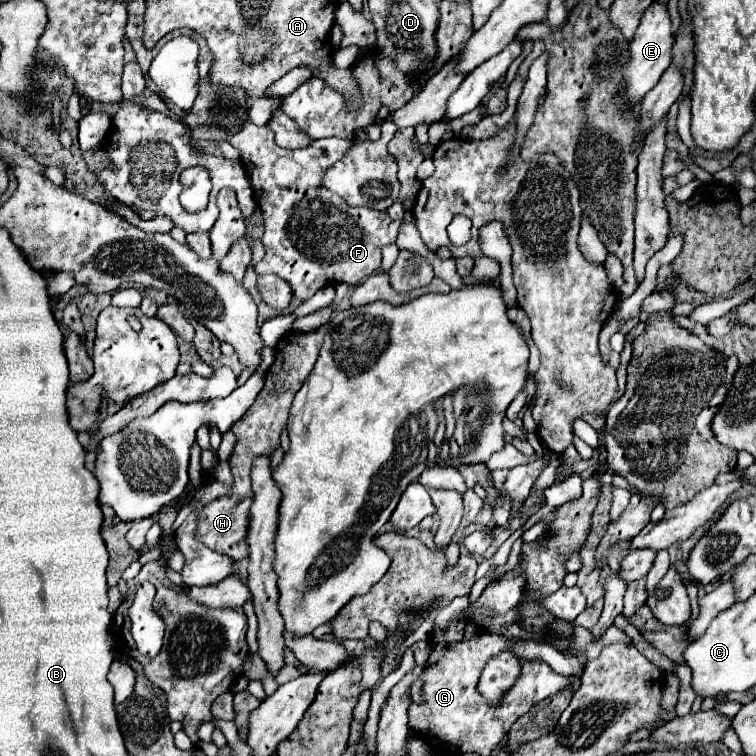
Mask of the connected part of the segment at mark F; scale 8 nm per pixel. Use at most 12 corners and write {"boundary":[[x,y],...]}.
{"boundary":[[250,123],[242,153],[264,215],[258,275],[306,301],[358,285],[402,221],[322,185],[352,141],[282,149]]}

